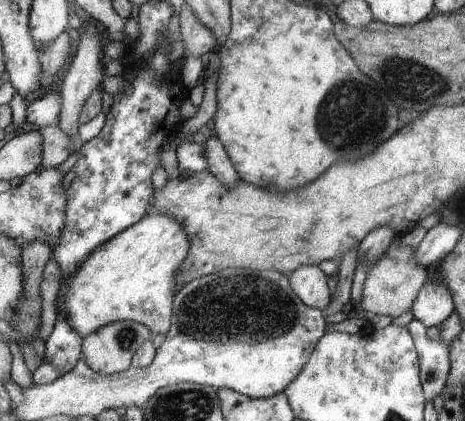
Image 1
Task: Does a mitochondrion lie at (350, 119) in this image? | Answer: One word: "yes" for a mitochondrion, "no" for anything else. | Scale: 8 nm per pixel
yes

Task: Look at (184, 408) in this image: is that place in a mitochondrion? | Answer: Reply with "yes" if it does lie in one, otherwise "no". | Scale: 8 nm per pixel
yes

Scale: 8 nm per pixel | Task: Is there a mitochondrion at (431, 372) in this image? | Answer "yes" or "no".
yes

